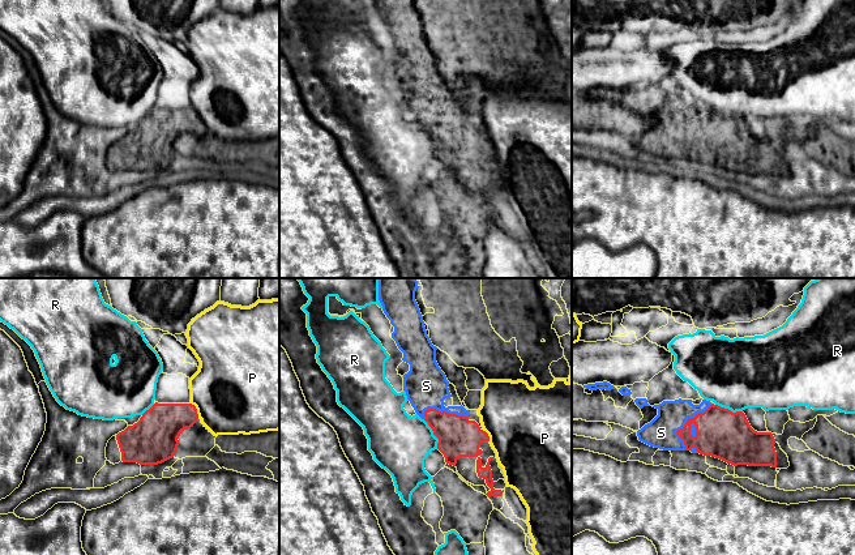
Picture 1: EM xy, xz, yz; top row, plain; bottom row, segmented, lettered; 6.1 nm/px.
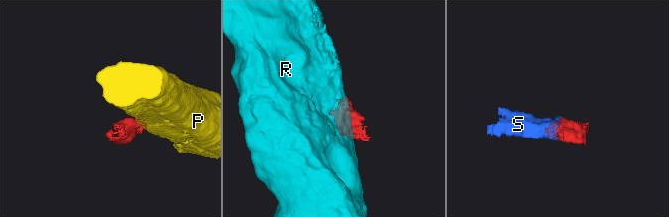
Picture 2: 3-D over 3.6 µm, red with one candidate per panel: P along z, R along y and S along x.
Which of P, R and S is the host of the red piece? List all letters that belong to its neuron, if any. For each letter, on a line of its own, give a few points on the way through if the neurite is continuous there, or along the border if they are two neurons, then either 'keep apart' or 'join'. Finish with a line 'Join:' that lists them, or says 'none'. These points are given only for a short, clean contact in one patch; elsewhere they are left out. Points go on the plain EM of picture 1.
P: along xy (191, 110), (199, 126) | keep apart
R: along xz (423, 127), (437, 146), (437, 156) | keep apart
S: join
Join: S

